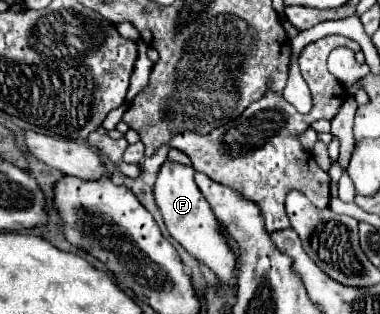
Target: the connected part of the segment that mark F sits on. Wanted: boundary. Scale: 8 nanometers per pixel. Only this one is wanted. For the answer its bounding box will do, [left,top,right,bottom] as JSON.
[154,158,236,284]

